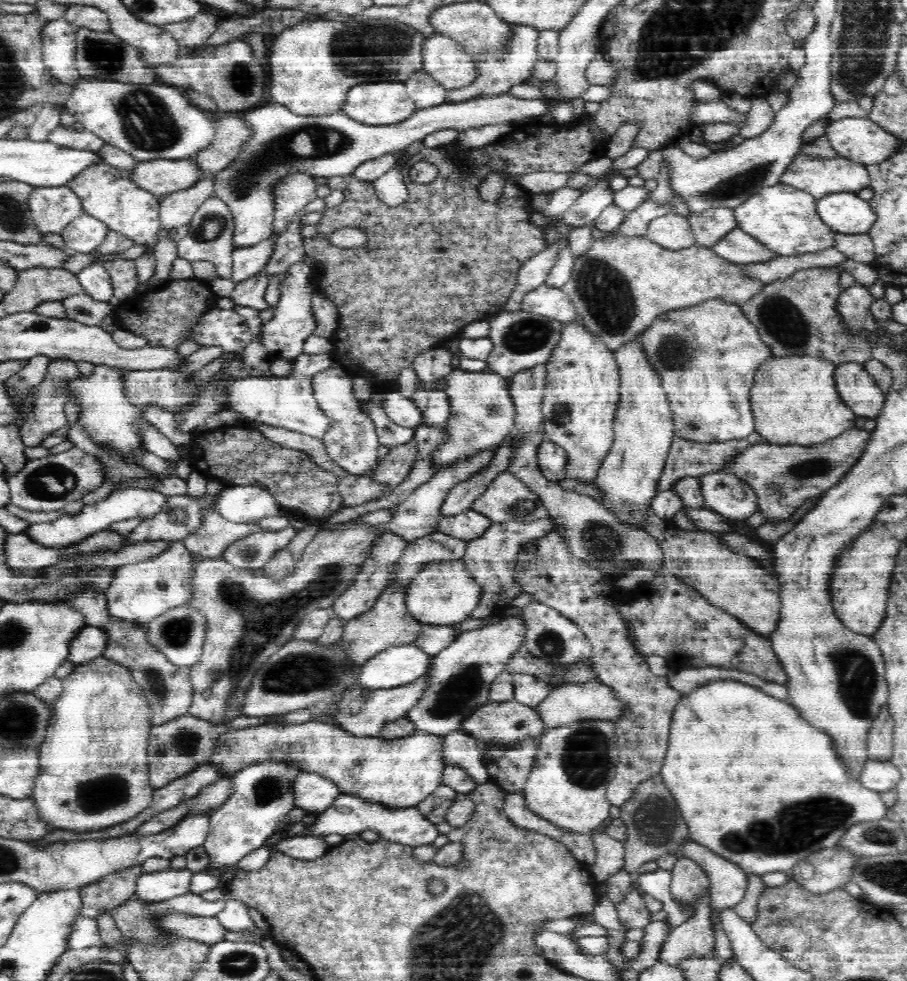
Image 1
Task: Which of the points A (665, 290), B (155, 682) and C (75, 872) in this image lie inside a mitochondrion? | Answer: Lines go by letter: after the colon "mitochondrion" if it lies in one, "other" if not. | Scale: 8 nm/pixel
A: other
B: mitochondrion
C: other

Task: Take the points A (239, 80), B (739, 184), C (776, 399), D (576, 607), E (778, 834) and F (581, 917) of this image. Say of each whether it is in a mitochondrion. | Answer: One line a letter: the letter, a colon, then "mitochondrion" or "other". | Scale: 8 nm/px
A: mitochondrion
B: mitochondrion
C: other
D: other
E: mitochondrion
F: other

